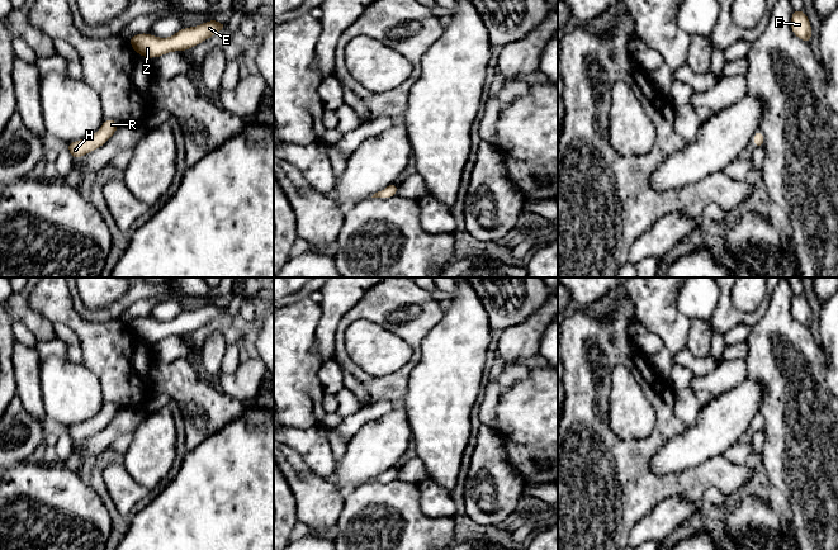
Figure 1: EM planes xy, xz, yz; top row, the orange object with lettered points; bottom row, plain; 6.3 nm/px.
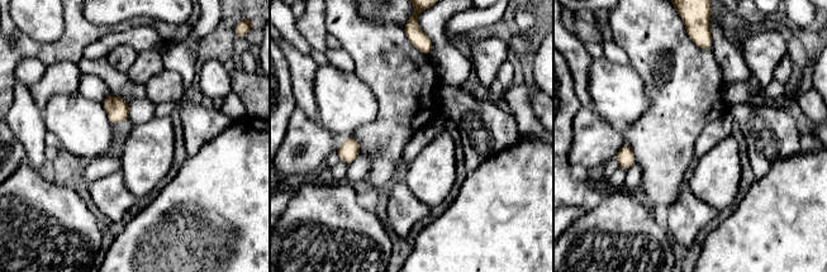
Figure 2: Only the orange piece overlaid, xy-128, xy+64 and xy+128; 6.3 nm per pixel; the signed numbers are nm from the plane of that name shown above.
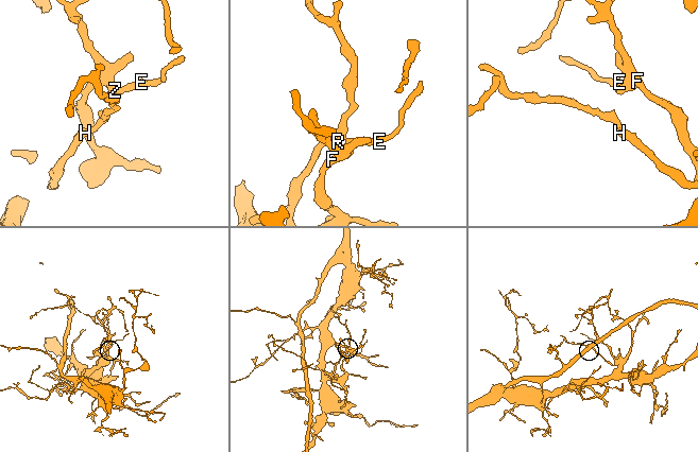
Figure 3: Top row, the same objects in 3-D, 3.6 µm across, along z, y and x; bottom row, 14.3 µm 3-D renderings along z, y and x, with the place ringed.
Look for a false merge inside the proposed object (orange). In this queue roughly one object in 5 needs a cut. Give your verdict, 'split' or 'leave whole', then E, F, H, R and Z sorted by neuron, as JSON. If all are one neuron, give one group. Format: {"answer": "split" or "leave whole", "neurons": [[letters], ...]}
{"answer": "leave whole", "neurons": [["E", "F", "H", "R", "Z"]]}

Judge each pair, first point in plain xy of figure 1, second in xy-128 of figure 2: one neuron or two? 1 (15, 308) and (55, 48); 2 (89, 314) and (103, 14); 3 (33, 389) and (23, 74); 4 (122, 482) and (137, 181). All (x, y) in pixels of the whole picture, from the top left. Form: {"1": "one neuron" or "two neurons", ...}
{"1": "one neuron", "2": "two neurons", "3": "two neurons", "4": "two neurons"}

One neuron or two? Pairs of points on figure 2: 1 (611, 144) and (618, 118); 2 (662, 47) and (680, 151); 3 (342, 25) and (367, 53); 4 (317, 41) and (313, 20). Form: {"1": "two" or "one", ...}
{"1": "two", "2": "one", "3": "one", "4": "one"}

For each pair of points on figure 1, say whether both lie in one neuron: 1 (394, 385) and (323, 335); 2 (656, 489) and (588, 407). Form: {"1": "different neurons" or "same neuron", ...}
{"1": "different neurons", "2": "same neuron"}

